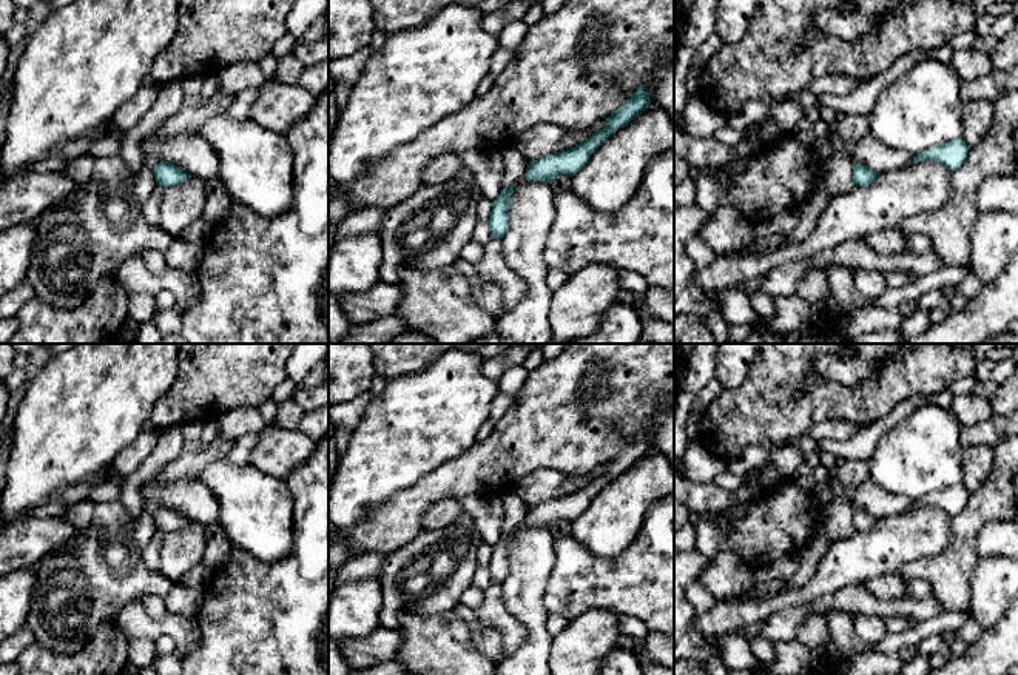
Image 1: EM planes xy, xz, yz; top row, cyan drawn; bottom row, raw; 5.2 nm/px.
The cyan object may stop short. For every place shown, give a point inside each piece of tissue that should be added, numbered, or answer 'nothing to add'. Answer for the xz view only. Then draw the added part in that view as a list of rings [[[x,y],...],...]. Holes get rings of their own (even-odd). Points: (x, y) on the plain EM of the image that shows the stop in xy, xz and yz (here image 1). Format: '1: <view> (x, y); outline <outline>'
nothing to add

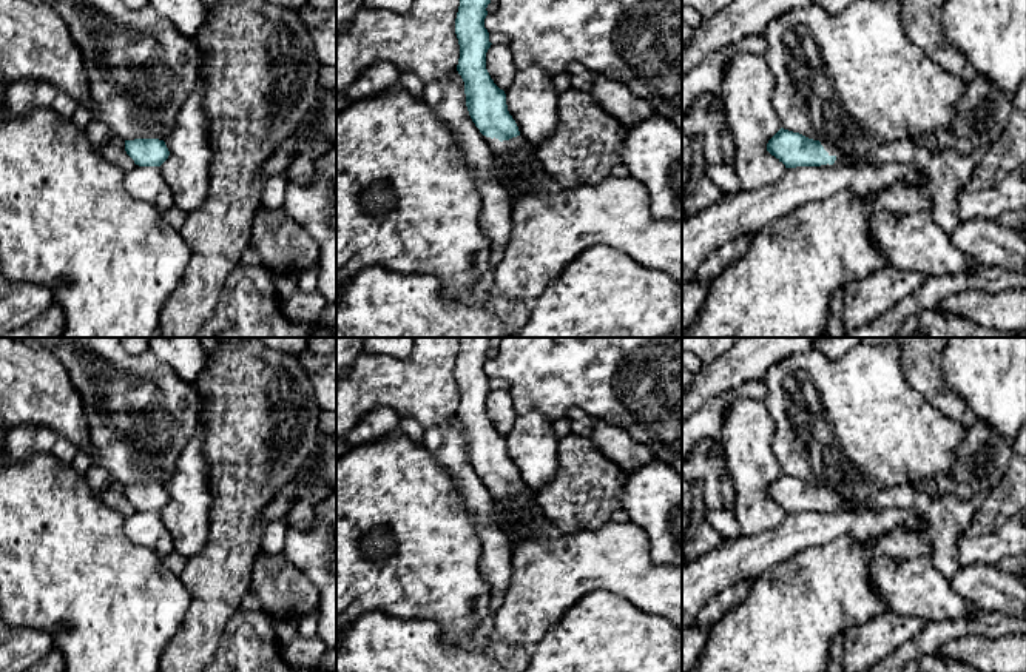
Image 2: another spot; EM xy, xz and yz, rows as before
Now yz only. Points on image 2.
1: yz (841, 504); outline [[[821,487],[821,490],[824,492],[824,495],[829,498],[829,501],[835,501],[836,506],[833,510],[824,510],[824,512],[847,512],[847,510],[858,510],[856,507],[850,506],[845,498],[842,498],[841,495],[838,495],[836,492],[827,489],[827,487]]]

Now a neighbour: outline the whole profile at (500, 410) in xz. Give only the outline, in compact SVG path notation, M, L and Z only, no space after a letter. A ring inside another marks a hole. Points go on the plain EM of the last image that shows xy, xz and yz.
M491 390L486 398L486 415L494 428L506 436L517 419L511 393L506 390Z

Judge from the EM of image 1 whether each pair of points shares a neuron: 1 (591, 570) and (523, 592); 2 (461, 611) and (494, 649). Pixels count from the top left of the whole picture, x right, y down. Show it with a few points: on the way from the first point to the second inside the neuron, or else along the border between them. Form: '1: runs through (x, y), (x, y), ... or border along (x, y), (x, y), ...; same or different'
1: border along (554, 549), (554, 566), (543, 597), (545, 615); different
2: runs through (471, 620), (486, 640); same

